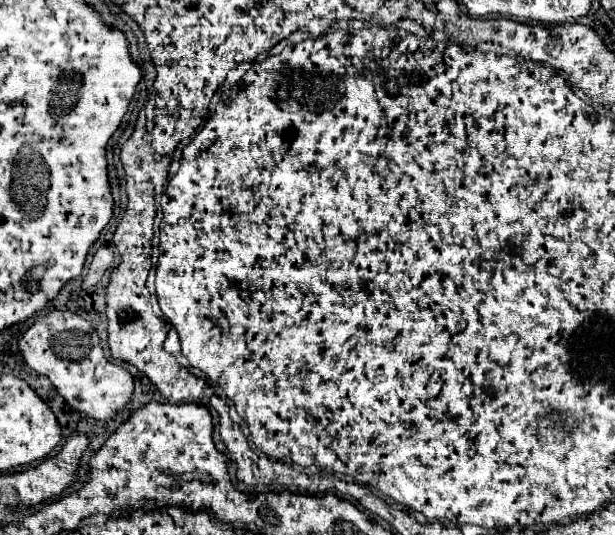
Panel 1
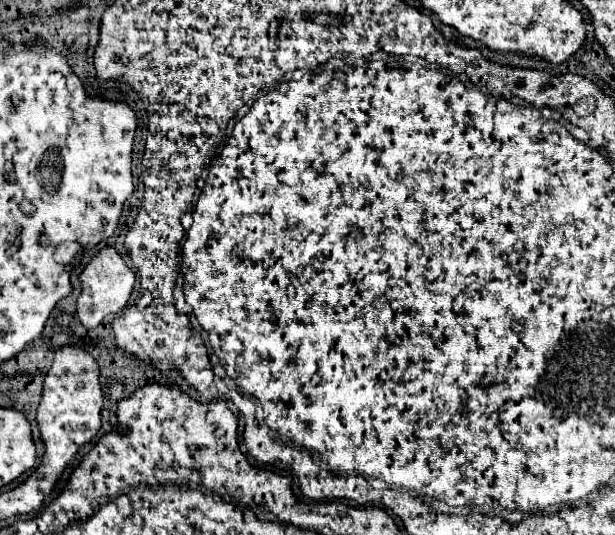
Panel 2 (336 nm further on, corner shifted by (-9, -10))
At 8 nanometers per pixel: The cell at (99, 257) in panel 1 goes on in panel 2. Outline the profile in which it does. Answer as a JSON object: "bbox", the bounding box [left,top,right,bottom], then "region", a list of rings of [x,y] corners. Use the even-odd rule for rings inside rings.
{"bbox":[77,248,135,326],"region":[[[103,248],[81,272],[79,276],[83,292],[77,298],[77,316],[83,326],[99,326],[99,322],[115,312],[121,312],[129,300],[131,288],[135,284],[133,270],[123,262],[115,248]]]}

